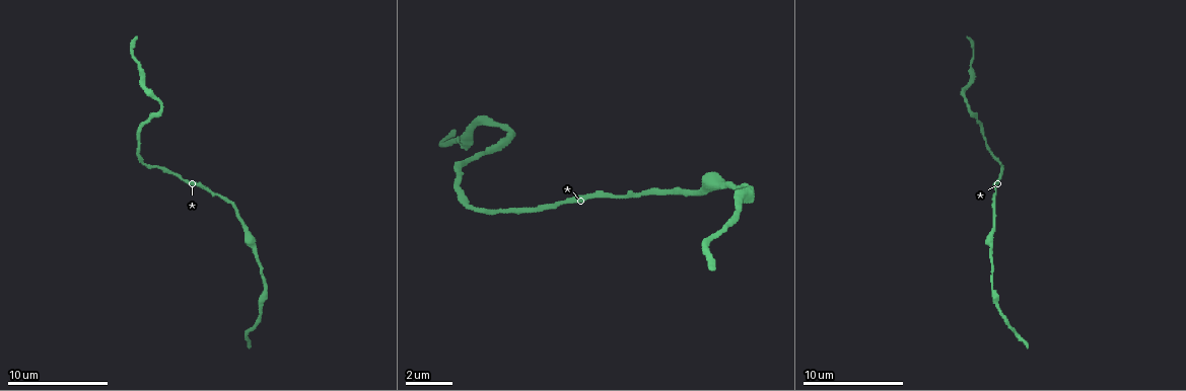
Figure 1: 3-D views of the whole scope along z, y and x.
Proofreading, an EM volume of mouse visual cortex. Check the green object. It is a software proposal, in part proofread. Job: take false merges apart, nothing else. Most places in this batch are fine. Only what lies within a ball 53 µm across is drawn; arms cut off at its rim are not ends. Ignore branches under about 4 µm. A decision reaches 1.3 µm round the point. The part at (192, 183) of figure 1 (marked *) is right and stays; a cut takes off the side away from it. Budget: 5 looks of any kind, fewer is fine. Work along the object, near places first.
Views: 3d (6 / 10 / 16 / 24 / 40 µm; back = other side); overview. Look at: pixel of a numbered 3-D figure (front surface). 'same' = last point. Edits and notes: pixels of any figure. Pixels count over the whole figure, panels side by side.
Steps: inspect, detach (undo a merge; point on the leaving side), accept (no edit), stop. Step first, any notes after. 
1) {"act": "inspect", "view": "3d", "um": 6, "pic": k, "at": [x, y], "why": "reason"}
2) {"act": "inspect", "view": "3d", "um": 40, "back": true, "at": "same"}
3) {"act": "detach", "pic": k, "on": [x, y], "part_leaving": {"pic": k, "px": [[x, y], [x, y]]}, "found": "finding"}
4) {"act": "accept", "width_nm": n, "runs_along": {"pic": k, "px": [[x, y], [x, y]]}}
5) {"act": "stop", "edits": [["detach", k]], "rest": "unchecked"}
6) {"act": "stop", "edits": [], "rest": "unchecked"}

{"act": "inspect", "view": "3d", "um": 6, "pic": 1, "at": [154, 94], "why": "calibre changes"}

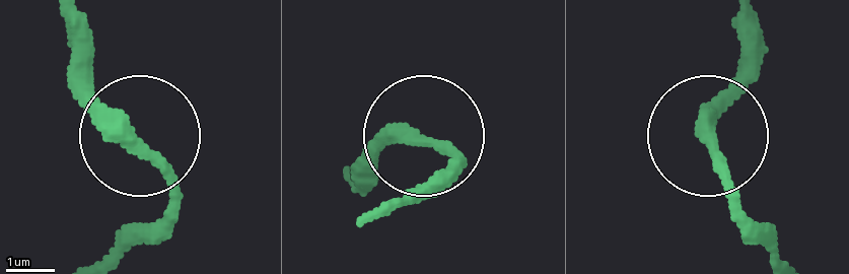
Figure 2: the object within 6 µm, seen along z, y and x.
{"act": "accept", "width_nm": 310, "found": "continuous, no second neuron"}

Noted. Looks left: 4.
{"act": "inspect", "view": "3d", "um": 16, "pic": 1, "at": [137, 145], "why": "narrows sharply"}

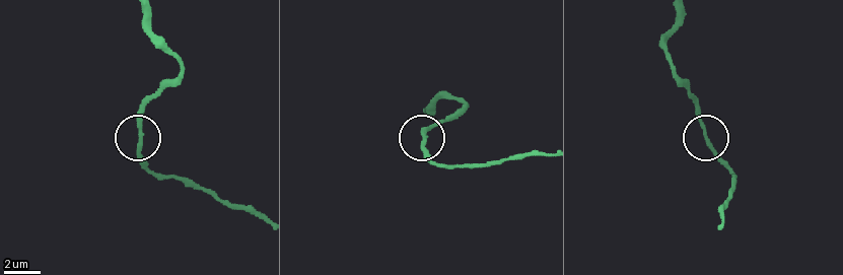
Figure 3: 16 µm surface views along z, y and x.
{"act": "inspect", "view": "3d", "um": 6, "pic": 3, "at": [142, 137]}

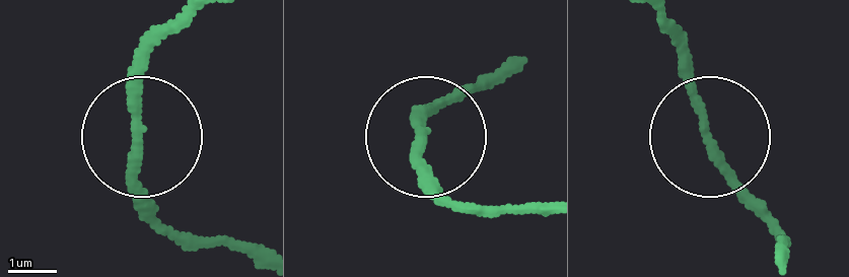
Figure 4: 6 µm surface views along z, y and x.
{"act": "accept", "width_nm": 200, "runs_along": {"pic": 4, "px": [[785, 261], [781, 228], [709, 132], [681, 26]]}, "found": "all the same neuron"}

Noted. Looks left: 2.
{"act": "inspect", "view": "3d", "um": 16, "pic": 1, "at": [255, 253], "why": "thick turns thin"}

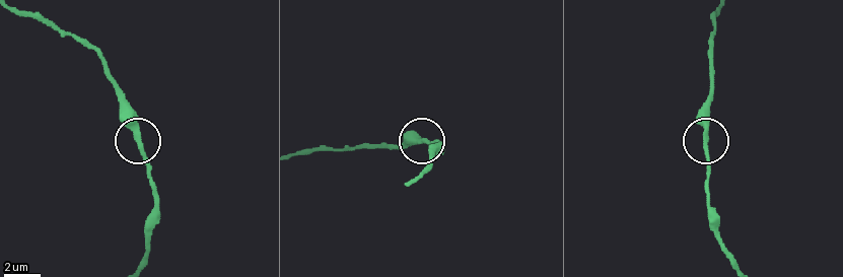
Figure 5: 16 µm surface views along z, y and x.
{"act": "inspect", "view": "3d", "um": 6, "pic": 5, "at": [704, 142]}

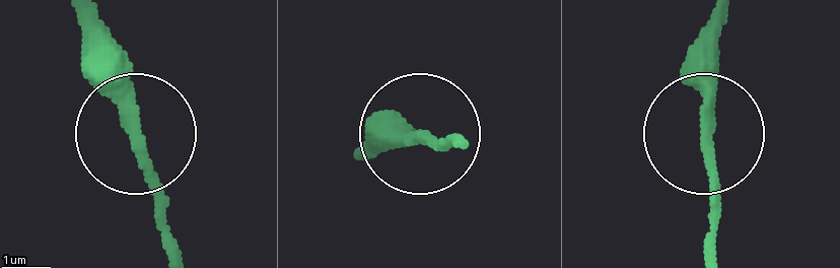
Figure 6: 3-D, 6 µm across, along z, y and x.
{"act": "accept", "runs_along": {"pic": 6, "px": [[720, 13], [709, 134], [717, 256]]}, "found": "one neuron here"}

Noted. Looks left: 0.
{"act": "stop", "edits": [], "rest": "unchecked"}

